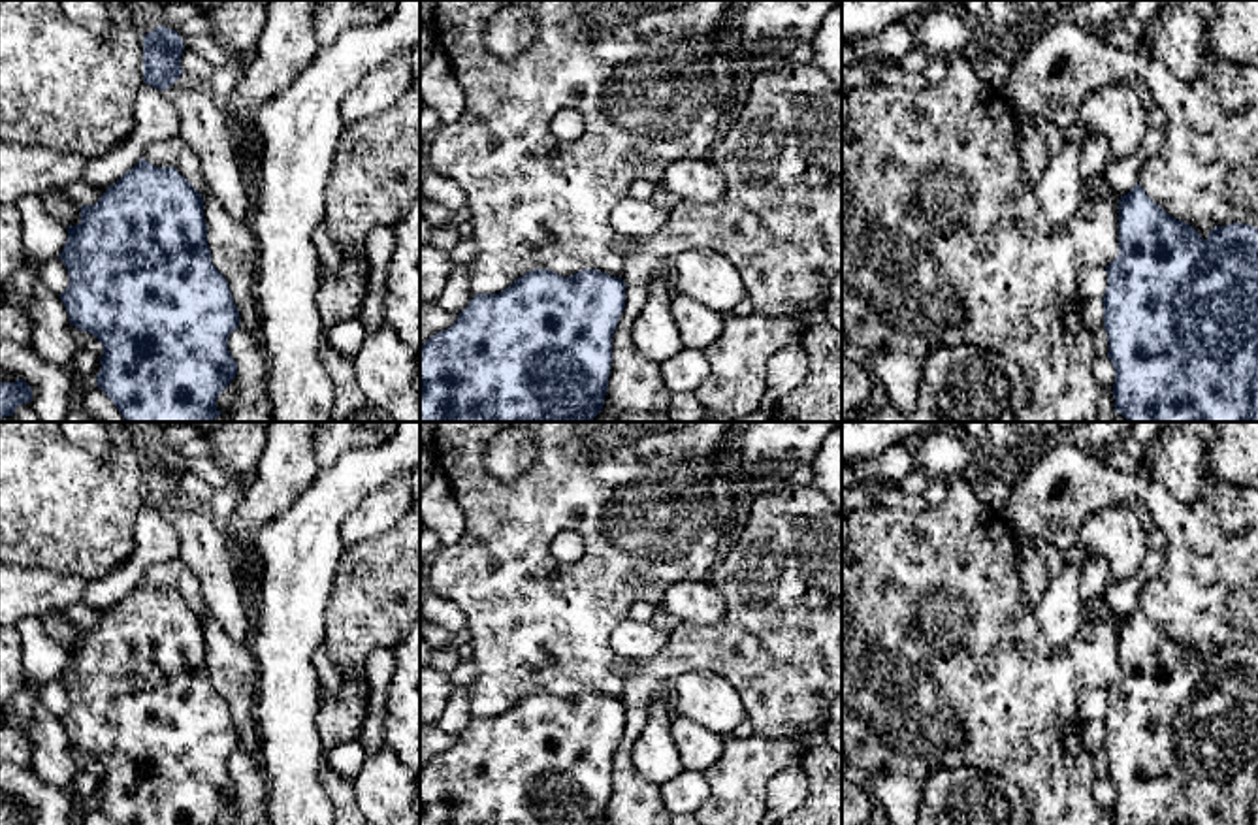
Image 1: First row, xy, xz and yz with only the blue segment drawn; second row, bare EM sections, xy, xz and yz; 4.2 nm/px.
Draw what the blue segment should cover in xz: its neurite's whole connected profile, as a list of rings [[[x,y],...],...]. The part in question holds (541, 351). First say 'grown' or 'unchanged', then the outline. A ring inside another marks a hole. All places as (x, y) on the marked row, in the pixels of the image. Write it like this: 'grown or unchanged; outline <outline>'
unchanged; outline [[[533,269],[499,294],[476,294],[458,320],[420,347],[420,422],[591,422],[605,405],[612,365],[612,337],[625,309],[625,283],[597,269],[561,277],[550,269]]]

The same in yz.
unchanged; outline [[[1136,183],[1136,186],[1119,200],[1119,254],[1109,266],[1105,266],[1105,271],[1107,271],[1107,288],[1102,301],[1104,301],[1104,330],[1107,332],[1109,343],[1107,358],[1115,367],[1113,375],[1115,414],[1121,412],[1126,418],[1126,422],[1258,422],[1258,228],[1256,226],[1241,222],[1234,222],[1228,226],[1215,226],[1203,239],[1194,226],[1168,215]]]

